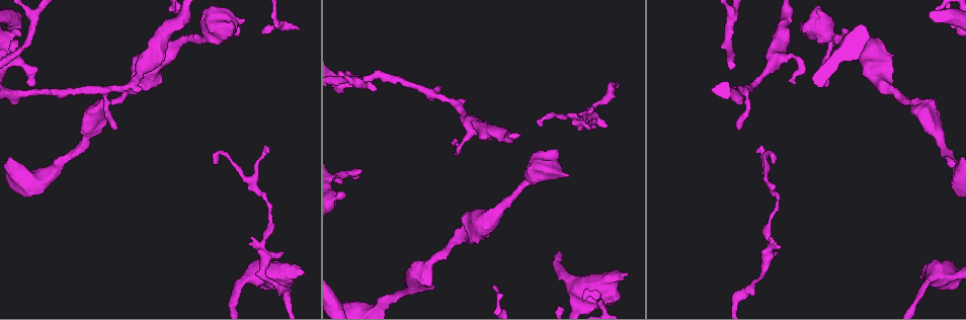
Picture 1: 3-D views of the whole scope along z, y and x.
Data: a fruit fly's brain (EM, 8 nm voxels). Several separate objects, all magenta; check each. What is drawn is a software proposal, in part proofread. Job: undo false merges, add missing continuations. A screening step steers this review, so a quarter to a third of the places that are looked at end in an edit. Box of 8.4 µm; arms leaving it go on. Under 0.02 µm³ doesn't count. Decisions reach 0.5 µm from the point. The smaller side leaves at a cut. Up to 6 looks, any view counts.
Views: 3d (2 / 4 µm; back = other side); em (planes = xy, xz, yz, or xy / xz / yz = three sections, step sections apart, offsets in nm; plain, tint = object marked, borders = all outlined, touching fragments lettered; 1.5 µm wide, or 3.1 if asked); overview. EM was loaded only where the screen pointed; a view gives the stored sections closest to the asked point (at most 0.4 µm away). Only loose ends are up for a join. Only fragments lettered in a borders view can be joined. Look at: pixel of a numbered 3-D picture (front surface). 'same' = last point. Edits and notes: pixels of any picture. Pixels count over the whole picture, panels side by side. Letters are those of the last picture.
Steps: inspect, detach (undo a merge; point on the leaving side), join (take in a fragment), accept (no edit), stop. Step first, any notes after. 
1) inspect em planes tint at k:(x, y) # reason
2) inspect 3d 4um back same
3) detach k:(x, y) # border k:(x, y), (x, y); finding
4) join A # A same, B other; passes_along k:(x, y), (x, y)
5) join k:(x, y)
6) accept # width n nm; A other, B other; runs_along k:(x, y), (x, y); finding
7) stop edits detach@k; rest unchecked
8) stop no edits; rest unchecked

inspect 3d 2um at 1:(757, 151) # tapers out

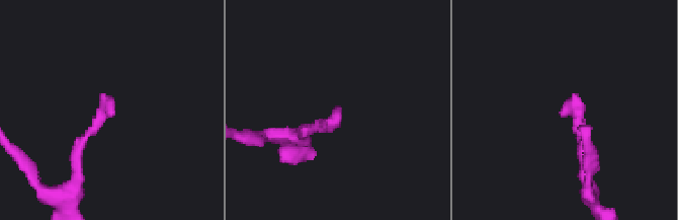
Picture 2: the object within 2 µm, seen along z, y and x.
inspect em yz step 8 tint at 2:(560, 112)

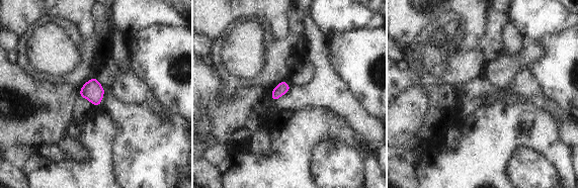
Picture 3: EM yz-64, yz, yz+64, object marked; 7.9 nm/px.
inspect em planes borders same # another direction

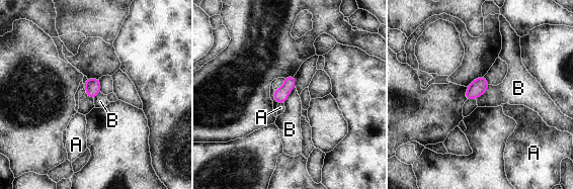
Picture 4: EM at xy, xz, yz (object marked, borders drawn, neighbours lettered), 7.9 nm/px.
accept # width 110 nm; A other, B other; border 4:(295, 87), (283, 103); no lettered fragment goes on from it

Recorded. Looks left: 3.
inspect 3d 2um at 1:(275, 285) # abrupt turn

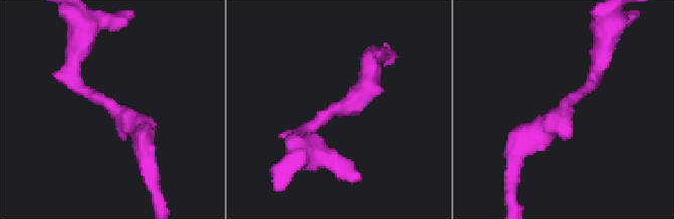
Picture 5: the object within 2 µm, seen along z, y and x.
inspect em planes tint at 5:(565, 106) # arm_widths 180, 200 nm; now the EM

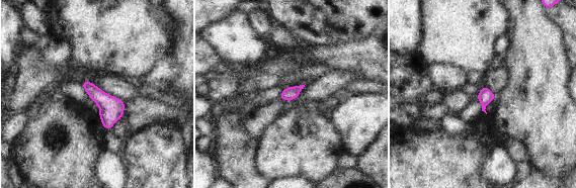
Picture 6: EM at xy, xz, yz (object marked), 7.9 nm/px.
inspect em planes borders same # see the neighbours

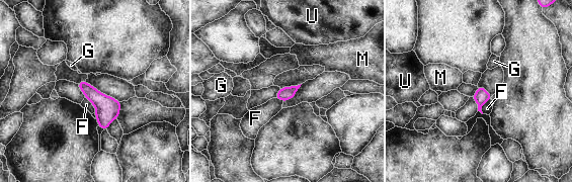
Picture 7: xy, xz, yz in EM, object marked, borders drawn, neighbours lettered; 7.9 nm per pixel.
accept # longest_contact F 150 nm; F other, G other, M other, U other; border 7:(85, 97), (94, 106), (94, 112); all the same neuron

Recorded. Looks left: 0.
stop no edits; rest unchecked

